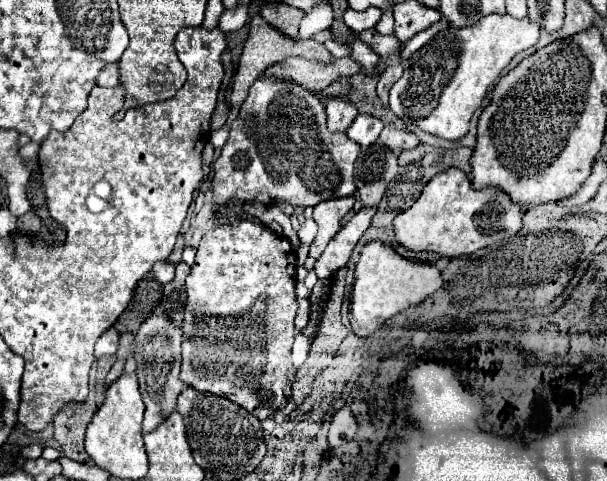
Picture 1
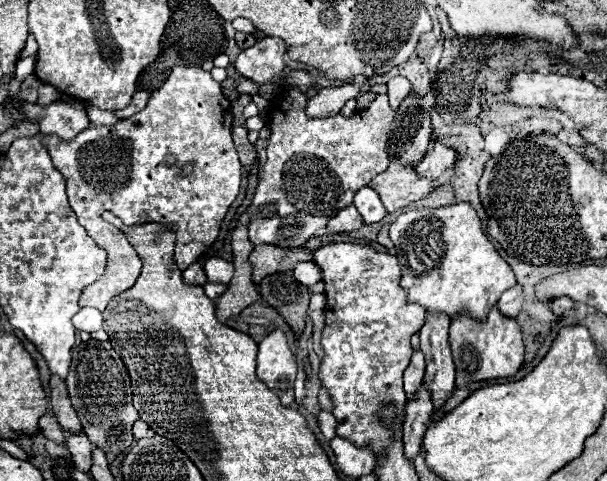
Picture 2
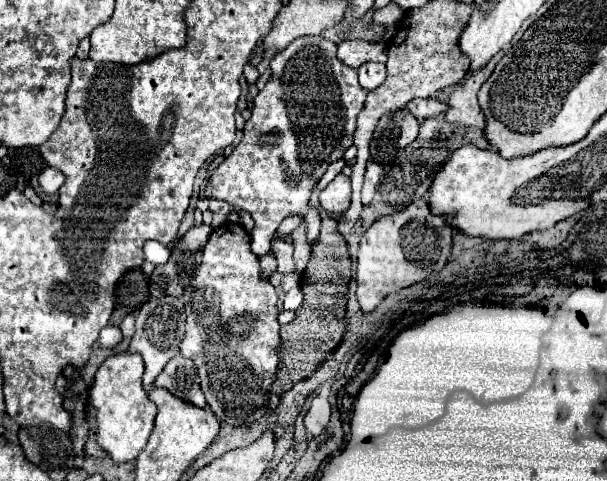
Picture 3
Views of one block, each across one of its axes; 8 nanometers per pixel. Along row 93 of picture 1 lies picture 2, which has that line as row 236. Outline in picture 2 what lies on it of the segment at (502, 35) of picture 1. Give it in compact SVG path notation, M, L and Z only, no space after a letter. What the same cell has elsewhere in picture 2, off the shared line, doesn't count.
M458 202L452 206L442 206L442 208L410 210L402 214L390 226L390 238L394 242L394 252L402 268L400 286L406 288L410 302L422 304L430 312L436 310L436 312L446 312L448 316L454 316L456 312L466 308L474 318L484 320L490 308L502 296L502 292L506 292L508 288L512 288L512 284L516 284L512 268L508 266L506 260L502 260L494 244L484 234L482 220L478 218L470 202Z

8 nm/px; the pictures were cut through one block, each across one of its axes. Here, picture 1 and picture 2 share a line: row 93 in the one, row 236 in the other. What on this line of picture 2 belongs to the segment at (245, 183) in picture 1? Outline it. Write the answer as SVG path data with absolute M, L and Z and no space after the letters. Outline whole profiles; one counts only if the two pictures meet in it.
M284 86L284 90L270 102L268 106L268 128L270 128L270 138L268 138L268 148L266 148L266 154L268 154L268 160L264 164L264 170L262 170L262 176L258 176L258 188L256 188L256 194L254 194L254 200L248 208L250 212L250 224L248 224L248 236L250 236L250 242L252 244L278 244L278 246L288 246L288 248L296 248L296 246L304 246L304 242L310 238L310 236L320 236L322 230L326 228L328 220L332 216L336 216L336 212L340 212L340 208L346 208L348 204L352 204L352 198L356 194L358 188L366 186L372 178L376 178L380 172L384 172L388 168L388 152L386 152L386 140L388 140L388 130L390 130L390 122L394 118L394 110L390 108L388 104L388 96L386 94L378 94L378 98L370 104L370 108L356 112L354 116L350 118L344 118L342 114L336 114L332 118L324 118L324 120L314 120L310 116L306 116L304 108L306 108L306 96L300 92L298 86Z

